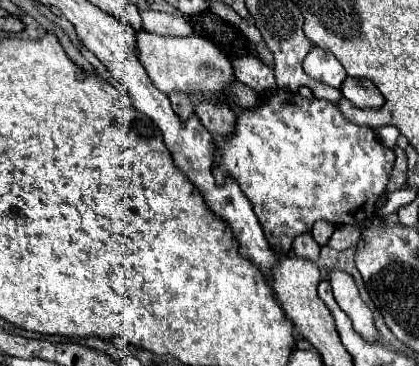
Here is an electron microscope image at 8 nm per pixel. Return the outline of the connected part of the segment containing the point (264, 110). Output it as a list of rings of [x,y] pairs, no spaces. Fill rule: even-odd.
[[[282,89],[272,97],[266,97],[262,107],[238,115],[236,131],[216,143],[216,155],[216,181],[222,183],[226,175],[238,181],[242,193],[254,205],[254,213],[270,247],[276,251],[288,251],[294,237],[308,233],[318,219],[326,219],[334,225],[360,225],[374,217],[374,207],[380,195],[386,191],[396,159],[394,151],[380,143],[374,129],[348,121],[334,103],[326,99],[308,101],[298,93]]]

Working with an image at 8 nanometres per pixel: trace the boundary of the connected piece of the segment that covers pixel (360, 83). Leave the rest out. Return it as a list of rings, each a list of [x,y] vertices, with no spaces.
[[[346,77],[342,83],[342,95],[360,109],[380,109],[384,105],[384,97],[370,79]]]

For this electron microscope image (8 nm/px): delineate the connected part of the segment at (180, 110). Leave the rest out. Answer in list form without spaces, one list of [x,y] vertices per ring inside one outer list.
[[[170,93],[168,95],[170,101],[172,101],[172,109],[182,117],[182,119],[188,119],[194,115],[194,103],[188,95],[184,93]]]

